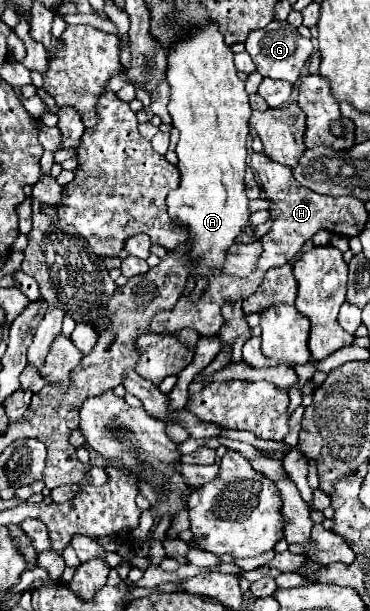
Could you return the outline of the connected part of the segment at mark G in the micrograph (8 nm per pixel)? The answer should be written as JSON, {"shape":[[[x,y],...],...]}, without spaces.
{"shape":[[[273,21],[265,31],[251,31],[249,39],[245,41],[247,53],[251,55],[257,71],[263,77],[271,79],[283,79],[289,83],[295,83],[301,75],[301,67],[307,63],[307,59],[313,53],[313,45],[309,39],[299,35],[297,27],[293,27],[289,21]]]}

